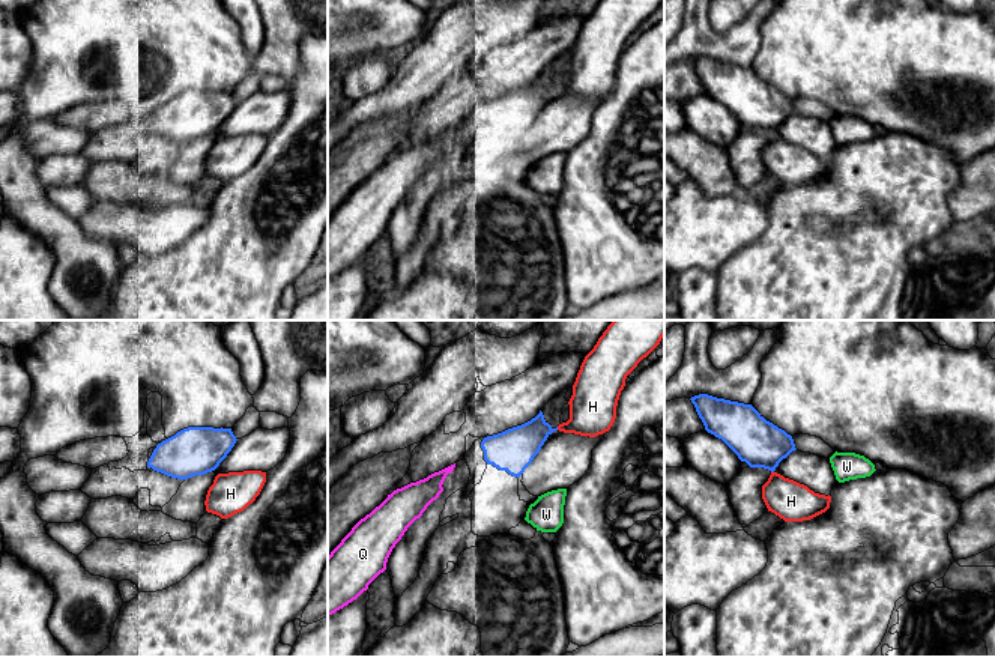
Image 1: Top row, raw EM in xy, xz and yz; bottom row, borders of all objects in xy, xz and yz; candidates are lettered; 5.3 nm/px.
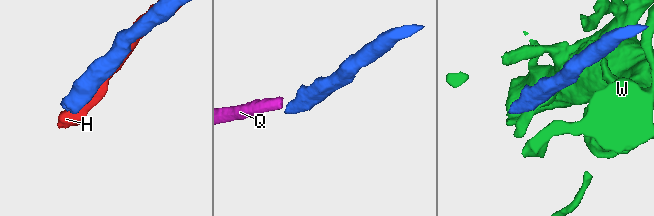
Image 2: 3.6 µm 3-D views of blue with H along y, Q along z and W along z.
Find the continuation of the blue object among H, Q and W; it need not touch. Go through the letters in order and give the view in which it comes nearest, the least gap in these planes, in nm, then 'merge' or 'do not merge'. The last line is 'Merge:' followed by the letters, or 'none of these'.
H: view xz; gap 0 nm; do not merge
Q: view xz; gap 160 nm; merge
W: view xz; gap 150 nm; do not merge
Merge: Q

